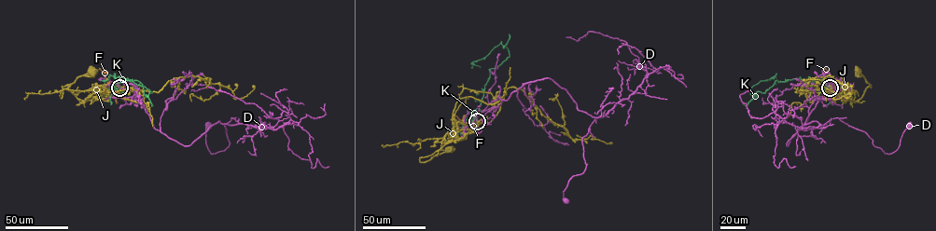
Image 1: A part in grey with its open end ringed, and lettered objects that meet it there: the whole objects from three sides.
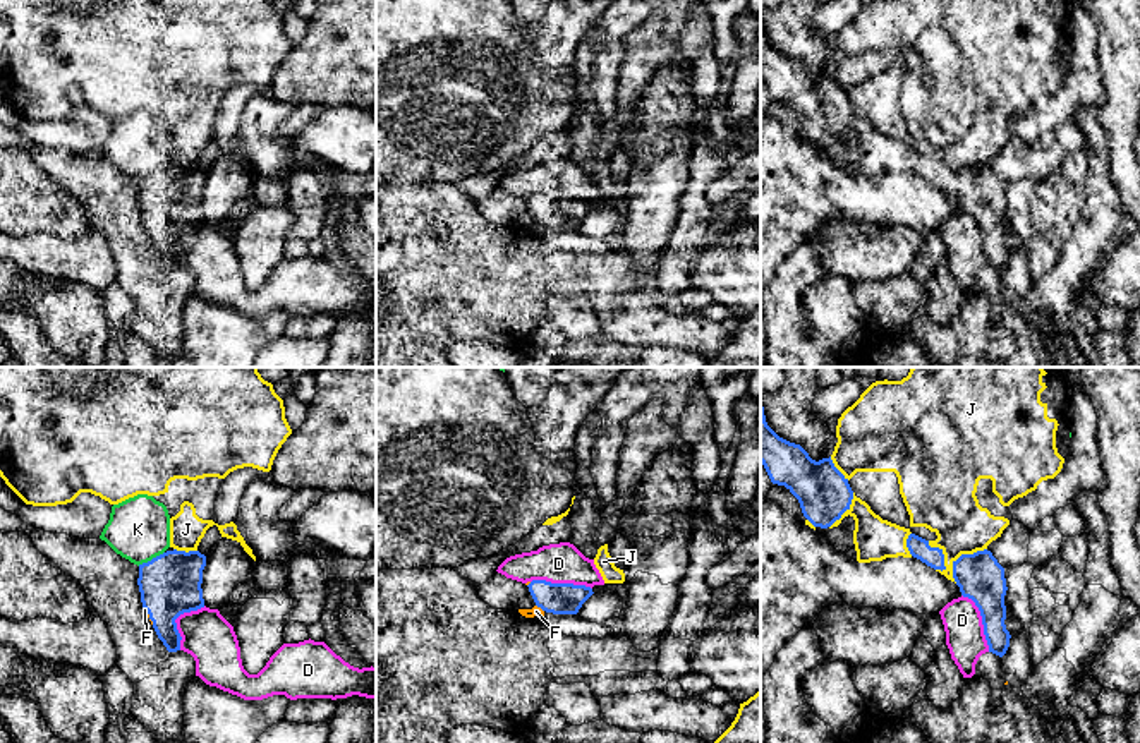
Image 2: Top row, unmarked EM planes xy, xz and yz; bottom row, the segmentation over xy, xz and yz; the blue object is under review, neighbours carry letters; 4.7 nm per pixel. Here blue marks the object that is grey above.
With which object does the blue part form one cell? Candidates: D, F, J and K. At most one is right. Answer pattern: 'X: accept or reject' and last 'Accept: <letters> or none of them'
D: reject
F: accept
J: reject
K: reject
Accept: F

